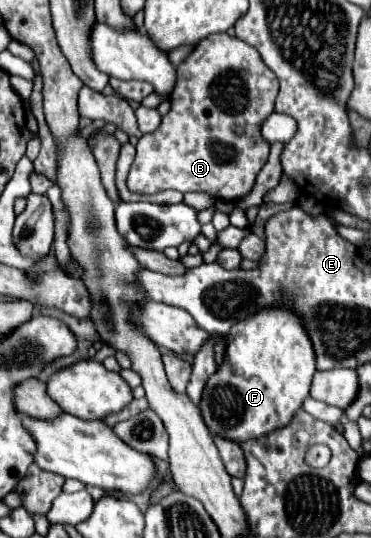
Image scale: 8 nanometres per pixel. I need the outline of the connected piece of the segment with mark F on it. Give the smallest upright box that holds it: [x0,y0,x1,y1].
[200,307,316,441]

